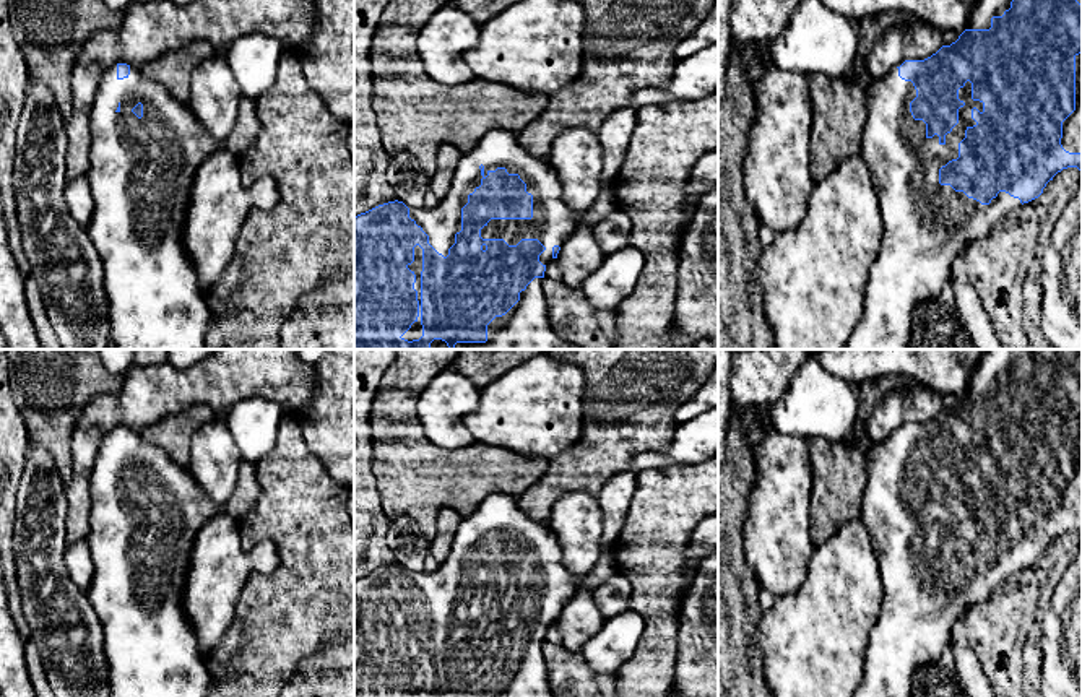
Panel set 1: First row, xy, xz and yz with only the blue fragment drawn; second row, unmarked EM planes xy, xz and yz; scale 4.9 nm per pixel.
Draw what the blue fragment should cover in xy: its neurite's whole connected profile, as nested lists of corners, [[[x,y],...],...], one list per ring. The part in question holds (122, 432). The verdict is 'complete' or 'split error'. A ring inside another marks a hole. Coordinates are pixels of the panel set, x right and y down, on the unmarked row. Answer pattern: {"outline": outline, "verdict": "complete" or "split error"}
{"outline": [[[117,427],[102,439],[89,479],[89,494],[93,500],[93,509],[89,513],[89,535],[86,538],[86,543],[89,546],[93,559],[93,580],[89,588],[86,590],[86,596],[91,601],[104,630],[104,652],[109,665],[109,695],[110,697],[208,697],[208,694],[214,689],[214,678],[198,652],[195,630],[188,622],[188,617],[184,611],[180,600],[182,600],[182,583],[187,578],[188,556],[192,552],[195,536],[210,518],[223,513],[224,509],[218,507],[200,489],[200,486],[193,481],[187,466],[177,465],[169,457],[169,453],[166,453],[156,445],[146,444],[138,432],[133,432],[127,427]]], "verdict": "split error"}

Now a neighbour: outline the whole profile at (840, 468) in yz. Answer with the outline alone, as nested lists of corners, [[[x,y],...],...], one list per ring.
[[[887,375],[882,380],[866,382],[858,388],[859,409],[850,442],[807,437],[814,471],[811,539],[816,548],[827,541],[843,522],[861,513],[871,447],[864,426],[869,413],[887,393],[913,385],[920,383],[907,375]]]

